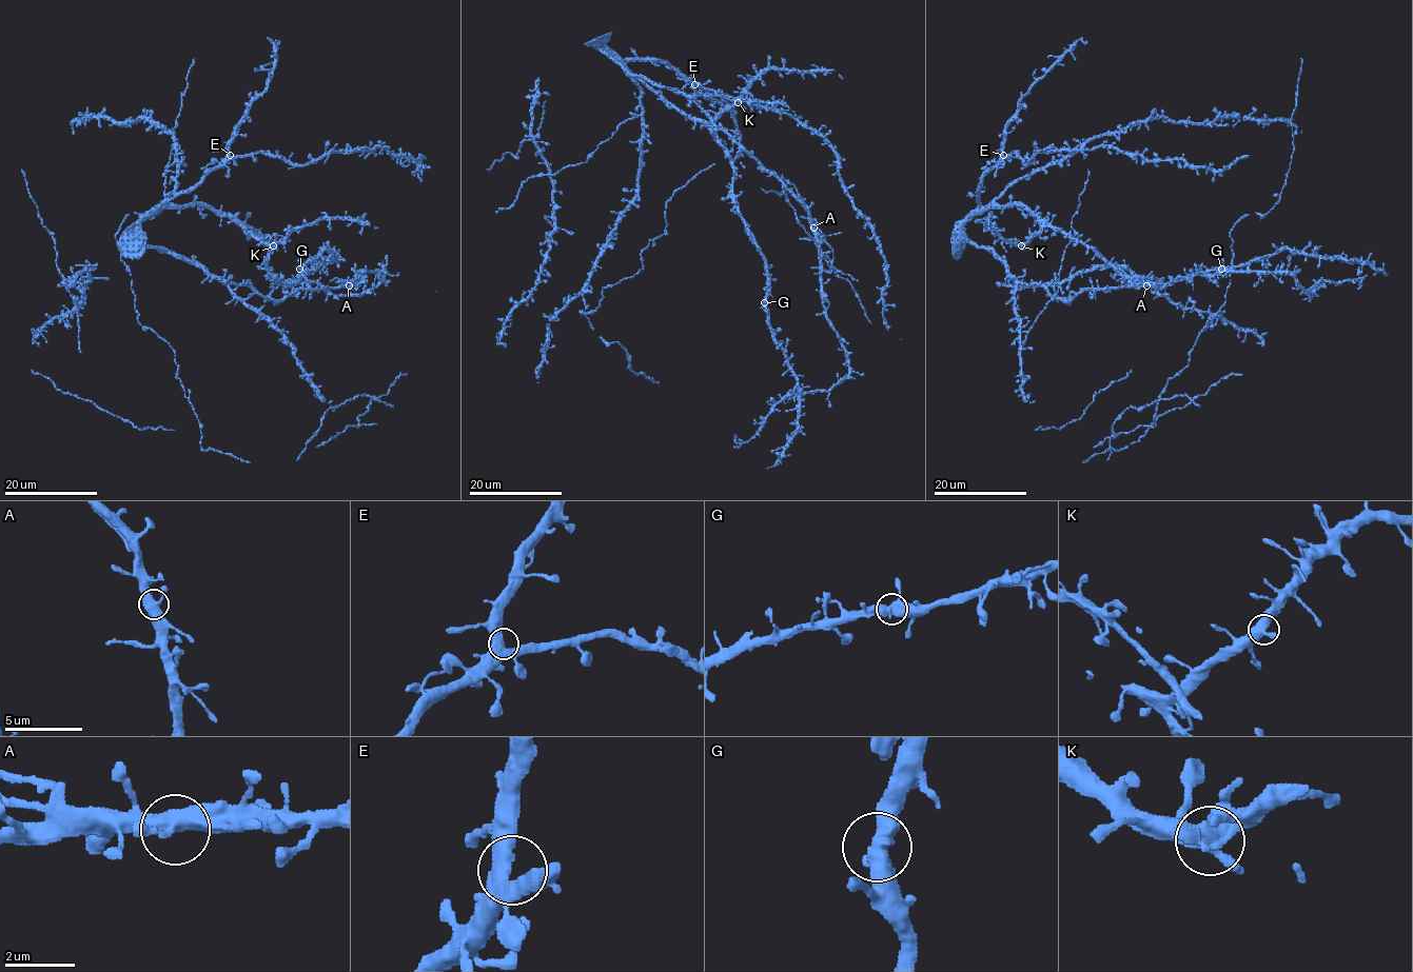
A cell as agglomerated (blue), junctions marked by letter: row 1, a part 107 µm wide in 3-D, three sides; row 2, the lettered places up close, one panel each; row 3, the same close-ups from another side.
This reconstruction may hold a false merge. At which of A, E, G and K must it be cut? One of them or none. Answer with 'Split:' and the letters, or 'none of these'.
Split: none of these

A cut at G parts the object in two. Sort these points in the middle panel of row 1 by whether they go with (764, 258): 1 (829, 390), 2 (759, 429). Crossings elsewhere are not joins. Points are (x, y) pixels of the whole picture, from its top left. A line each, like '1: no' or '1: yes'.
1: yes
2: yes

